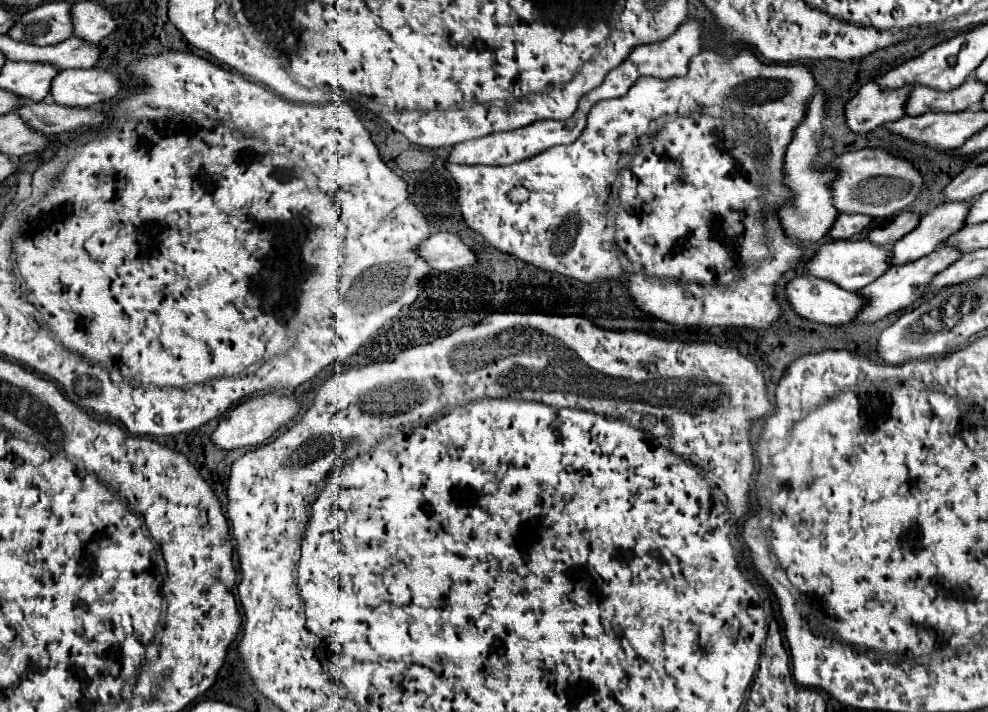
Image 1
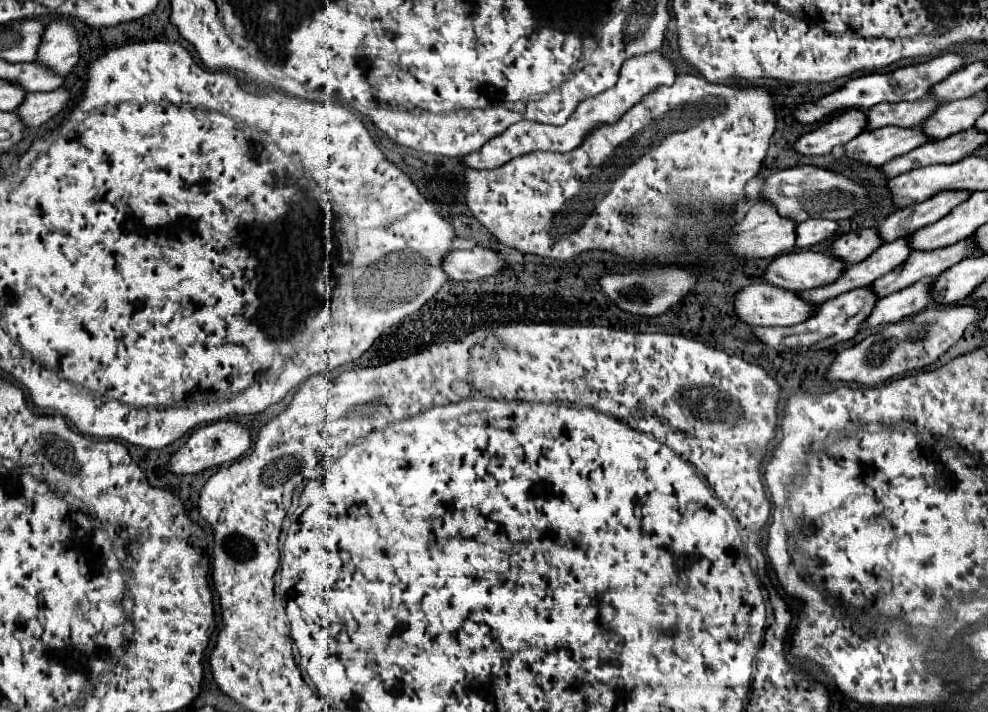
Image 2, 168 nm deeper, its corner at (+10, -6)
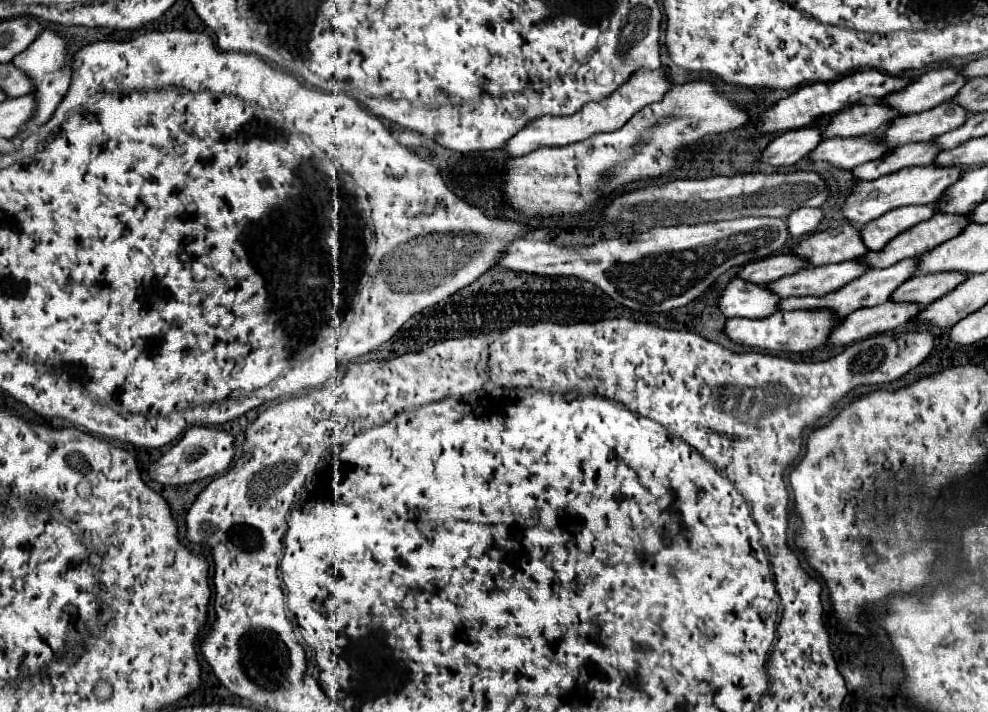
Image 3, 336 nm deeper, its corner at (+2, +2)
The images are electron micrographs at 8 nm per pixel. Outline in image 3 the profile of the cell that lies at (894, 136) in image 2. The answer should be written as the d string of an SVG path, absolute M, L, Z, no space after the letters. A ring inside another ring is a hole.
M874 135L830 137L810 153L810 159L830 161L832 165L842 169L854 169L862 163L874 161L876 157L884 157L886 153L890 153L890 149L886 149L886 145L878 145L878 141L874 141Z

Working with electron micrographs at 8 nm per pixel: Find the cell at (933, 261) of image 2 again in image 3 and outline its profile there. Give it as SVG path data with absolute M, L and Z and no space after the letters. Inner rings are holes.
M918 257L904 259L904 261L900 261L900 263L892 265L892 267L886 267L886 269L870 269L868 273L864 273L862 277L850 281L848 285L838 289L836 293L830 293L830 295L824 295L824 297L786 297L780 303L780 309L796 311L796 309L820 309L820 307L826 307L826 309L832 309L838 317L846 317L846 315L850 315L852 311L856 311L860 307L872 307L872 305L880 305L880 303L888 301L890 293L894 293L894 289L898 289L898 285L902 285L902 281L908 281L914 275L916 269L918 269Z

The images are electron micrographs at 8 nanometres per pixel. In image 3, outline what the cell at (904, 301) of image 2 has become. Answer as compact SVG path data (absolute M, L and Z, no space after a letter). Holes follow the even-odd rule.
M886 301L882 305L876 305L874 309L858 309L838 325L826 347L838 347L838 345L850 345L854 341L878 335L878 333L890 333L902 325L906 325L910 319L914 319L922 311L920 305L894 305L894 301Z

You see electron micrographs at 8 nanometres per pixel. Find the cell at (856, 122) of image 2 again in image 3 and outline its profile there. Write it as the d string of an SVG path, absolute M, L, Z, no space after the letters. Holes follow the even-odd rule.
M800 127L786 131L776 137L762 153L762 163L774 167L790 167L798 159L806 157L822 143L822 129L818 127Z

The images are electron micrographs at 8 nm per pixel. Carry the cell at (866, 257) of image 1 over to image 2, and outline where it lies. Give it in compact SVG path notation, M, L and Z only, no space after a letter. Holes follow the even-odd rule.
M792 251L778 255L764 271L762 281L778 285L786 291L802 291L818 285L828 285L838 277L842 265L828 257L826 253L816 251Z

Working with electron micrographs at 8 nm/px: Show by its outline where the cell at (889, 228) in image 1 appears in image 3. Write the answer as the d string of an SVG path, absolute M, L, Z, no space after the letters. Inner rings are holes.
M848 223L842 229L818 231L800 241L792 251L800 257L806 257L812 265L842 263L850 259L860 259L868 253L860 231Z

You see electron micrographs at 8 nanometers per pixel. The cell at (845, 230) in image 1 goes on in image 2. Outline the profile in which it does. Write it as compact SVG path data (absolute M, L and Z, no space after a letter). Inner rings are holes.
M806 219L796 225L796 247L806 249L812 247L828 237L832 237L838 229L838 223L834 221L822 221L822 219Z

